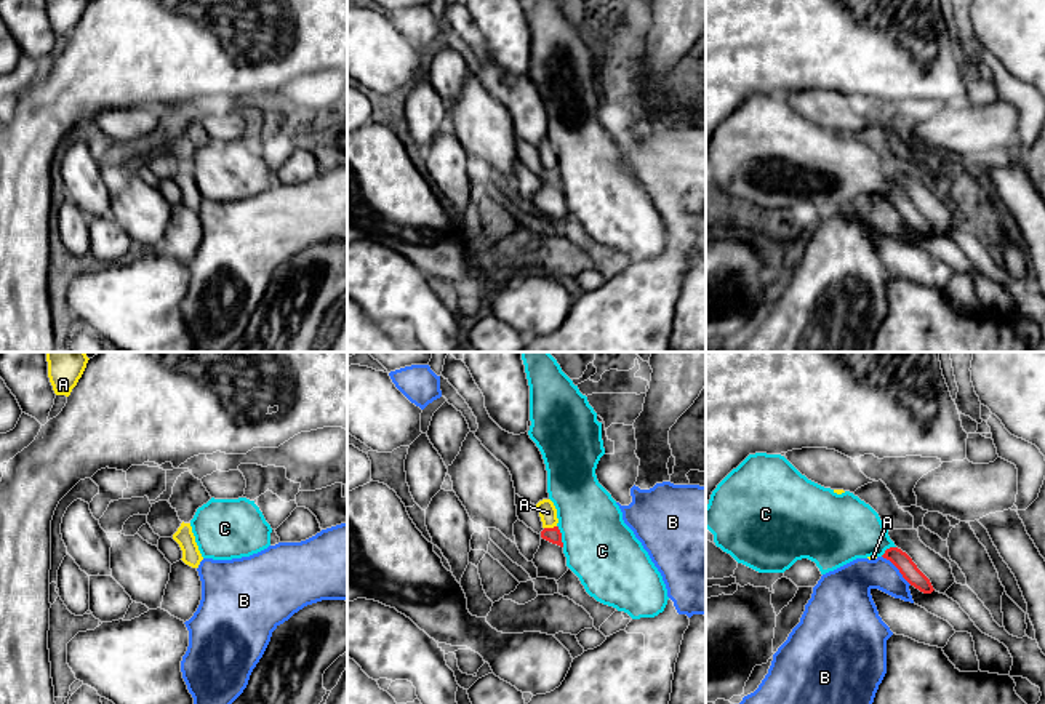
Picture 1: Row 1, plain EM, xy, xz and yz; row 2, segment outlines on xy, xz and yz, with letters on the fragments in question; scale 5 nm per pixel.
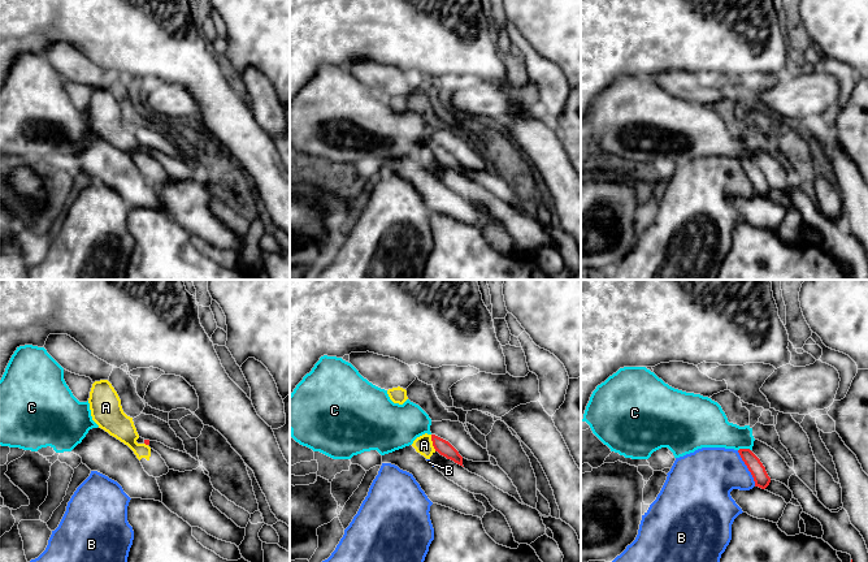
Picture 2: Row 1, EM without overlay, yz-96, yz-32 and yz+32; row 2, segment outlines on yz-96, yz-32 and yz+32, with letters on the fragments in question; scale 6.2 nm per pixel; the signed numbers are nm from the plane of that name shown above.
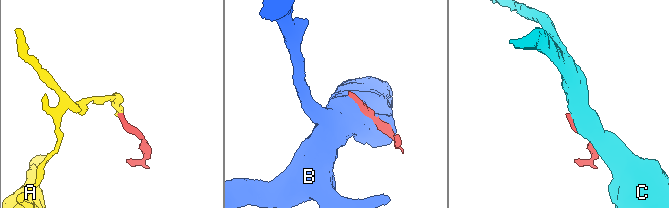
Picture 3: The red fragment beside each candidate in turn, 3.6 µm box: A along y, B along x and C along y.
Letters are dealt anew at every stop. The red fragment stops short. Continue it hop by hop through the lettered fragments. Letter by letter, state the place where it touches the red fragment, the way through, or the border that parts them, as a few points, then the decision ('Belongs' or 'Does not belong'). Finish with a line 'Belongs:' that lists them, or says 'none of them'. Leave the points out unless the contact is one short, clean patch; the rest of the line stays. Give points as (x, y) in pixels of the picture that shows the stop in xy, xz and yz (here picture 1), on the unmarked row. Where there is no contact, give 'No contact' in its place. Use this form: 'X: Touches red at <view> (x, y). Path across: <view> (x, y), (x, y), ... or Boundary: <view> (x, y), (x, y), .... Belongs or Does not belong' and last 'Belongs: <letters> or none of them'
A: Touches red at xz (549, 170). Boundary: xz (556, 167), (544, 170). Does not belong
B: Touches red at yz (898, 210). Does not belong
C: Touches red at xz (560, 178). Does not belong
Belongs: none of them

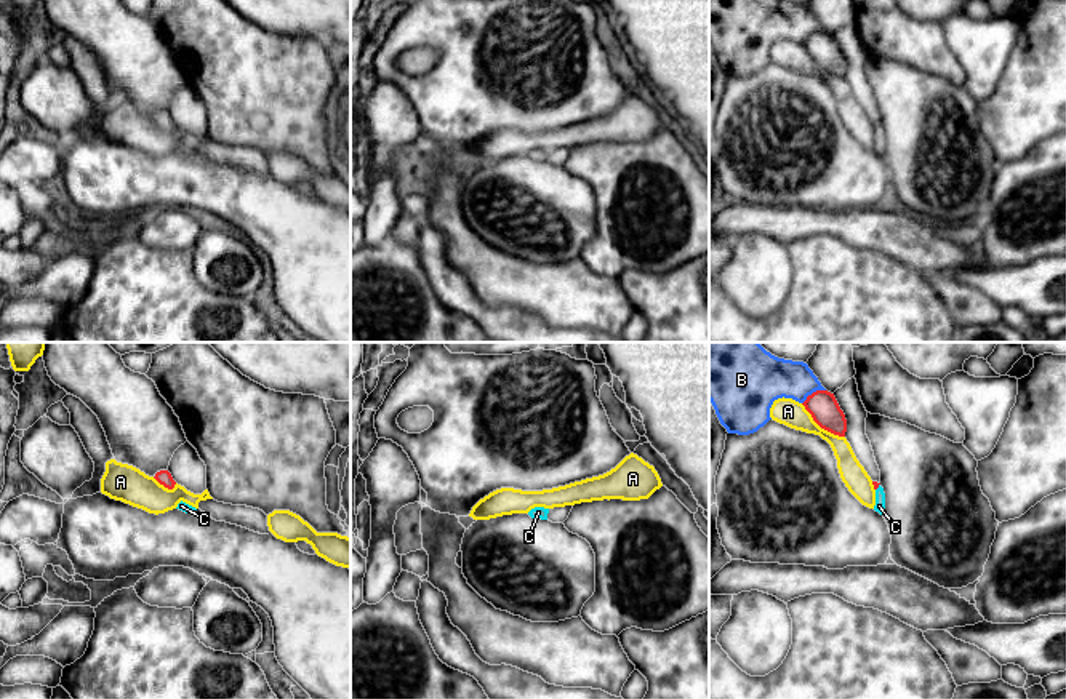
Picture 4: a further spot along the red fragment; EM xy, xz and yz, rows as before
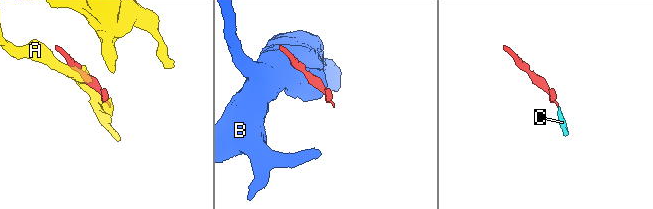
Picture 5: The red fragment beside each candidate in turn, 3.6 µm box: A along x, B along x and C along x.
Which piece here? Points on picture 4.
A: Touches red at yz (821, 69). Does not belong
B: Touches red at yz (813, 34). Does not belong
C: Touches red at yz (877, 128). Path across: yz (876, 127), (877, 128), (879, 147). Belongs
Belongs: C

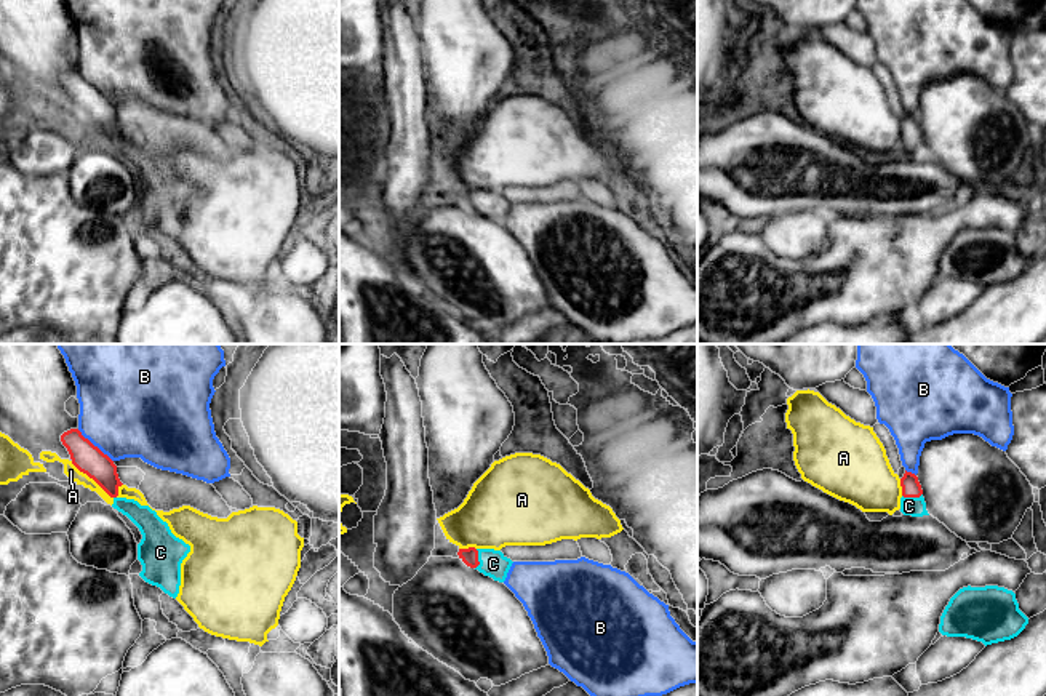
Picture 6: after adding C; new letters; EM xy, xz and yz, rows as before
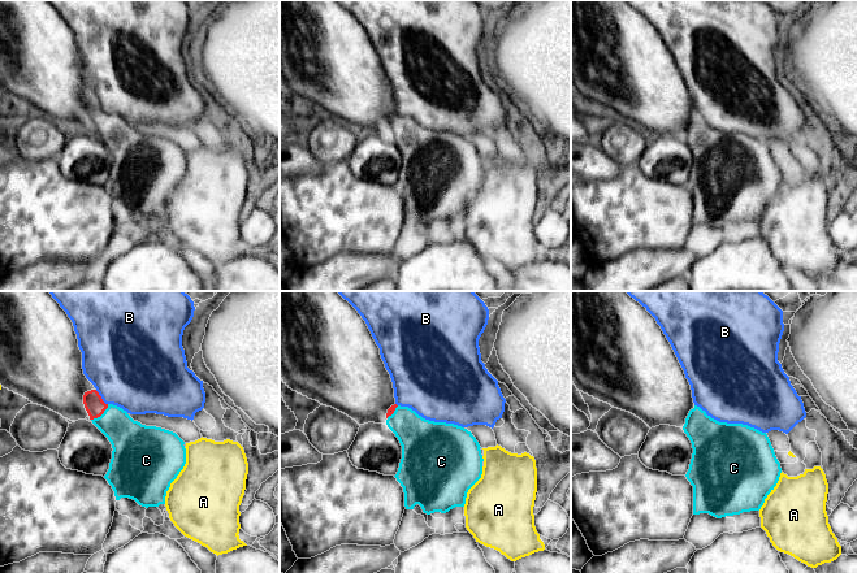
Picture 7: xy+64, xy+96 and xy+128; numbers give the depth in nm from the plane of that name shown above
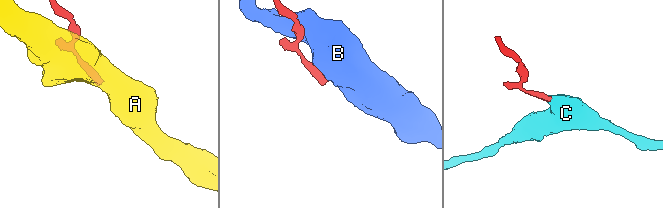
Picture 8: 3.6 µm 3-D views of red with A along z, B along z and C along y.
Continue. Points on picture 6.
A: Touches red at xy (91, 119). Does not belong
B: Touches red at xy (93, 87). Boundary: xy (77, 71), (112, 103). Does not belong
C: Touches red at yz (912, 138). Path across: yz (910, 128), (912, 138), (909, 148). Belongs
Belongs: C

